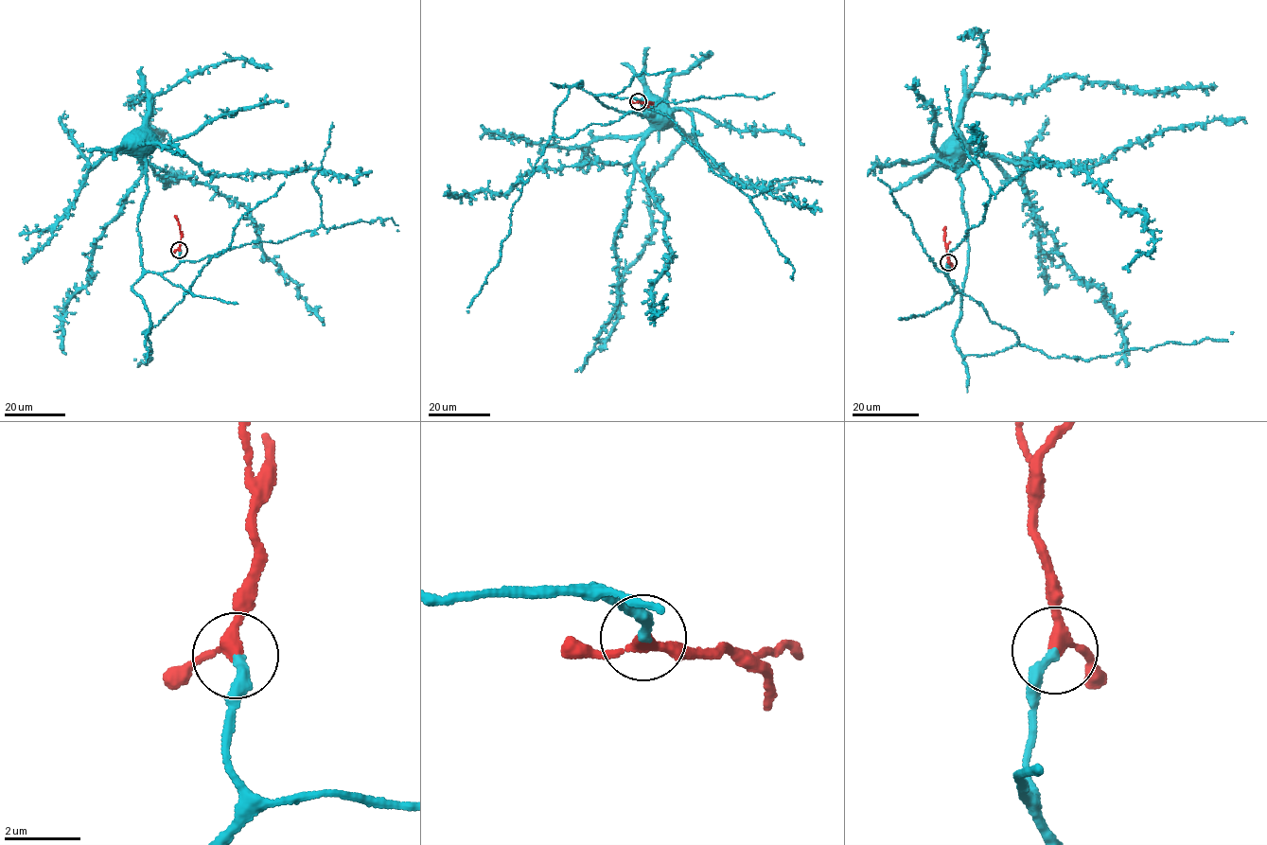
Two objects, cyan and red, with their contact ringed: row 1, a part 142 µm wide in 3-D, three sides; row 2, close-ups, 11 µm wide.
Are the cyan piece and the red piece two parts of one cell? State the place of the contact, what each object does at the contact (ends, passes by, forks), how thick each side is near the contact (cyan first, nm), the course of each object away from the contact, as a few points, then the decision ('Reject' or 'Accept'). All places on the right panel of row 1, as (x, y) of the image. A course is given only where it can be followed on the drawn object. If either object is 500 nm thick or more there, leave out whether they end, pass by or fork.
Place: (948, 262). At the ring cyan ends. At the ring red passes by. Thickness 240 nm (cyan) against 280 nm. Course of cyan: (948, 262), (946, 276), (956, 292), (960, 292), (969, 241), (959, 169), (962, 163), (954, 149). Course of red: (948, 262), (944, 226). Accept

